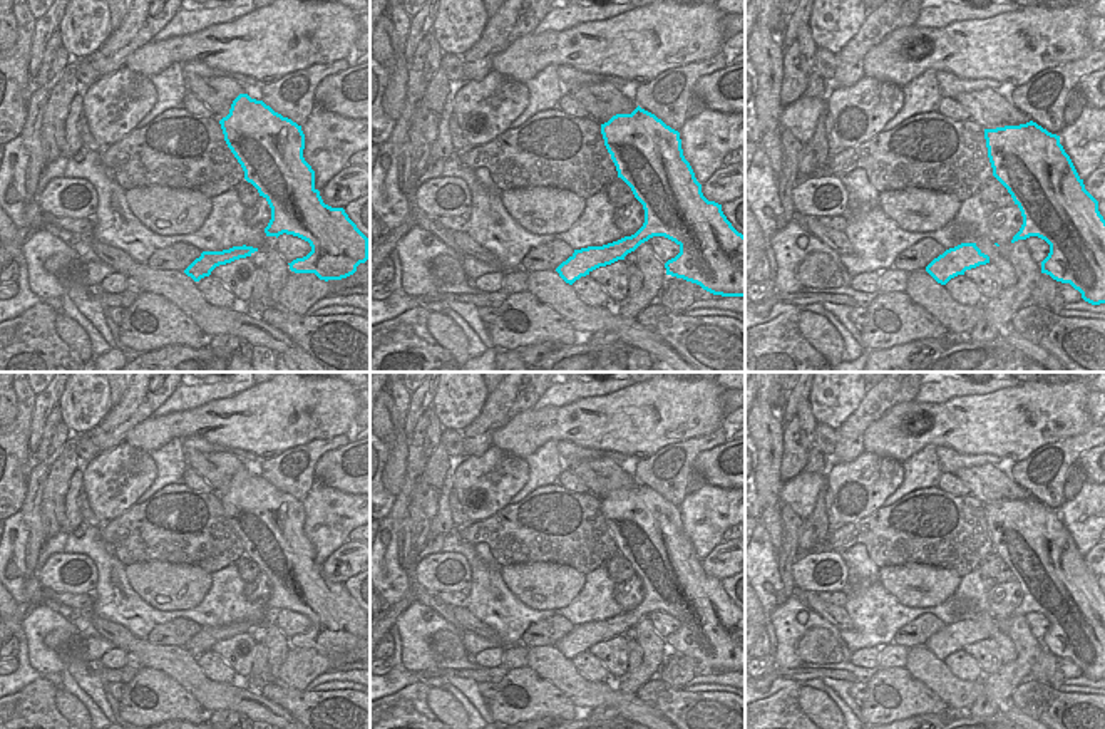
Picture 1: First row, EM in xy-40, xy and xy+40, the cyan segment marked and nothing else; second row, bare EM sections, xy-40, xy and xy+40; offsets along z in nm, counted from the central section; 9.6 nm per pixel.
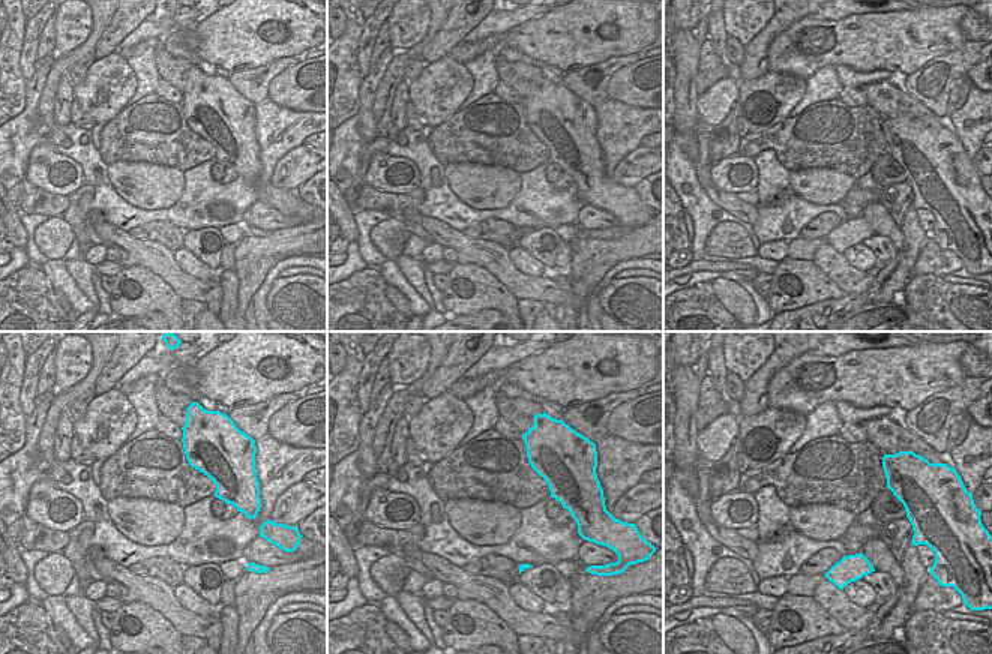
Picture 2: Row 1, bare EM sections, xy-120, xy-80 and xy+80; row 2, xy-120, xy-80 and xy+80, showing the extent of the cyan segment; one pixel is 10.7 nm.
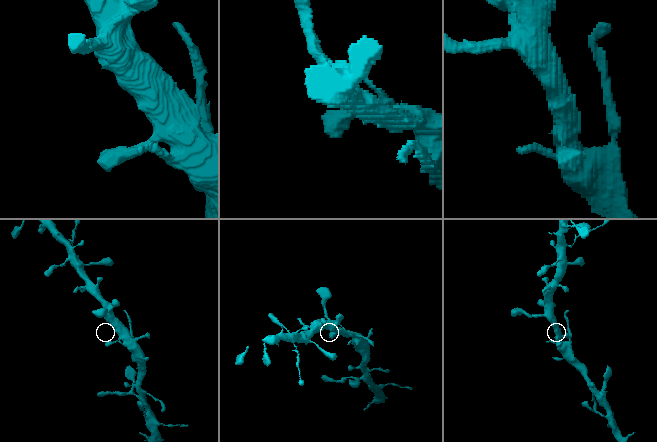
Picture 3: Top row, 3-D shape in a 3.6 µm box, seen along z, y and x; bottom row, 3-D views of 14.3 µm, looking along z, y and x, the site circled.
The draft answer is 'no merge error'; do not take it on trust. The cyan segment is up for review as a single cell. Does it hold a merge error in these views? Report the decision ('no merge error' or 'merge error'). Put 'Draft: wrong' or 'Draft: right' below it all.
no merge error
Draft: right

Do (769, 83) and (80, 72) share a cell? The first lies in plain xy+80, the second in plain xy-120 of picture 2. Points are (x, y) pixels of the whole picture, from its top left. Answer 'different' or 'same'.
different

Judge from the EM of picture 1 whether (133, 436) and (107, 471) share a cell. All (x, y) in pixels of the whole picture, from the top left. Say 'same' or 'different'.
different

